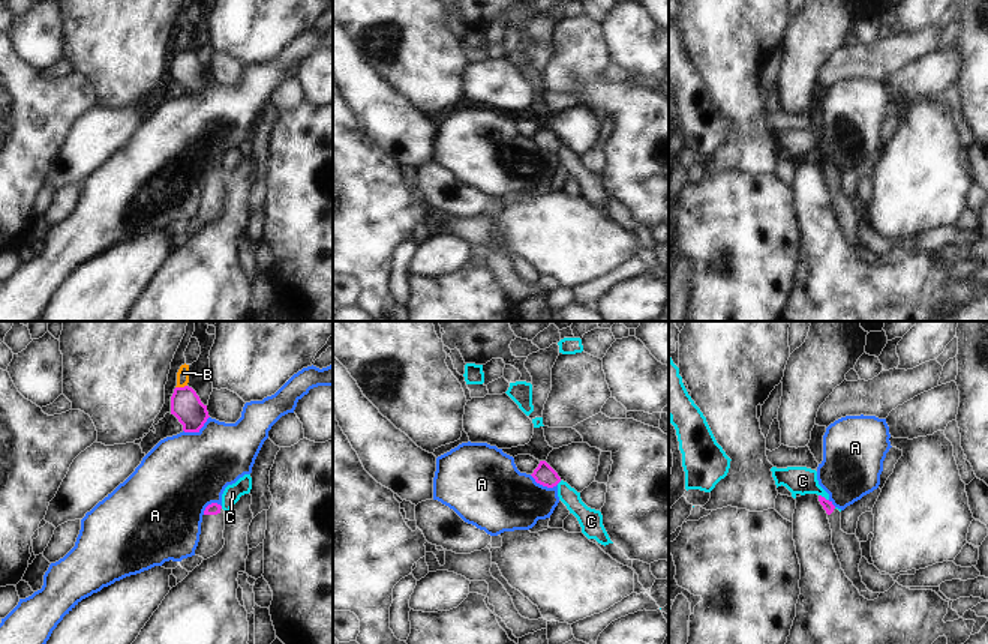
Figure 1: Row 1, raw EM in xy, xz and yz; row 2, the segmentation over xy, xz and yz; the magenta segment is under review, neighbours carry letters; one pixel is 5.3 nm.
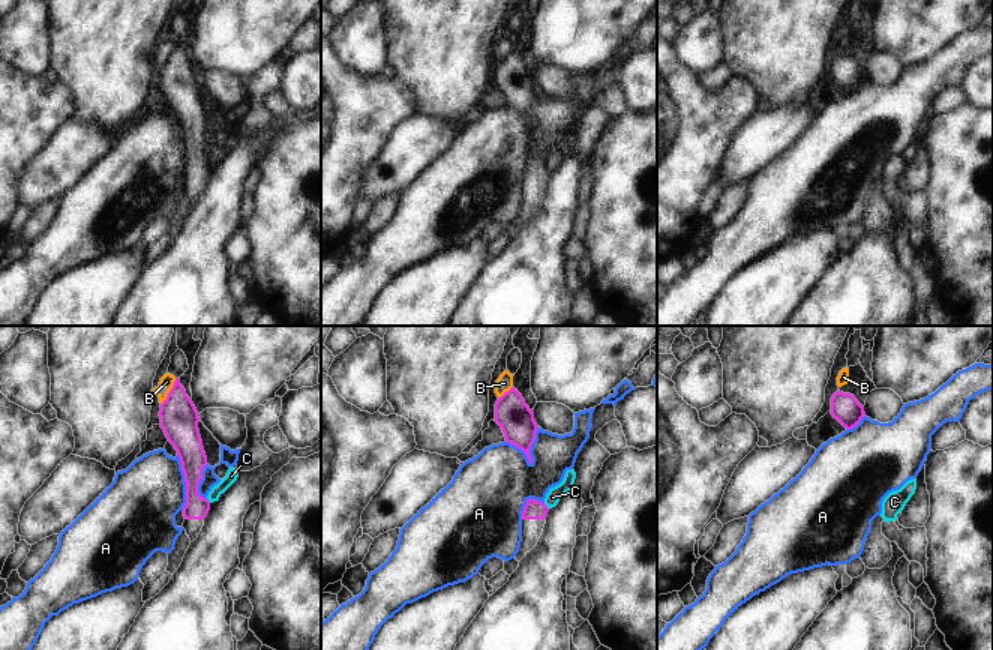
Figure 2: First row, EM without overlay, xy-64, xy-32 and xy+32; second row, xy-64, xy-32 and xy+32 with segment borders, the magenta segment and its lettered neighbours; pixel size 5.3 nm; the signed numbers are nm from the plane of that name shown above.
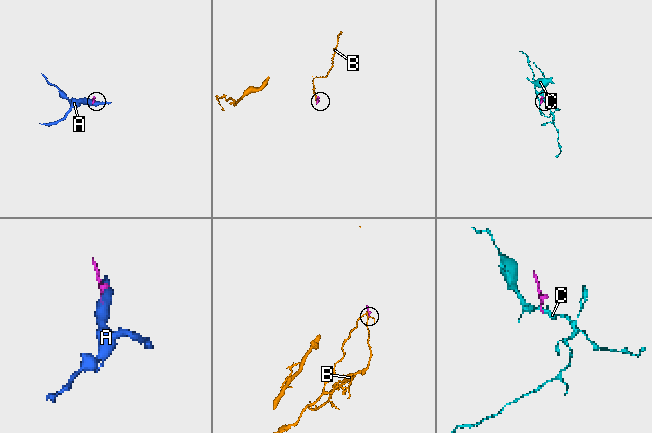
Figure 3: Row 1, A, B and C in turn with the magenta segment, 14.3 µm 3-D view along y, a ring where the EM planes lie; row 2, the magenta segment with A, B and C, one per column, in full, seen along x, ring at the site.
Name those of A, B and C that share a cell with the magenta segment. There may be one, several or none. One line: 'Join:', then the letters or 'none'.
Join: none

